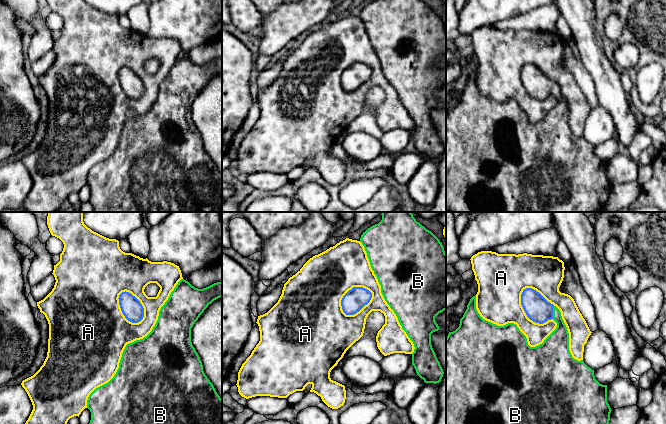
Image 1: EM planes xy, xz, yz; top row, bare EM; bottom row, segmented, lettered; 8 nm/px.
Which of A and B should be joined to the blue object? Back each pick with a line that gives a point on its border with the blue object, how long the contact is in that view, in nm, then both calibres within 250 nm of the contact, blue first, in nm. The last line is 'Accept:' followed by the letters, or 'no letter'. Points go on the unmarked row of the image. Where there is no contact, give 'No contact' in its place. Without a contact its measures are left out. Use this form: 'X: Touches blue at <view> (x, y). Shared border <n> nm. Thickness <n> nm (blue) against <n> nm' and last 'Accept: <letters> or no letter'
B: Touches blue at yz (552, 88). Shared border 110 nm. Thickness 200 nm (blue) against 180 nm
Accept: B

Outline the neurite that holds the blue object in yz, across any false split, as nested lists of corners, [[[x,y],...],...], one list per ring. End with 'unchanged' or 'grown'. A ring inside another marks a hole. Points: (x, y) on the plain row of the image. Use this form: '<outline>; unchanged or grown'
[[[526,64],[521,70],[521,81],[527,93],[535,99],[543,100],[553,95],[557,99],[556,105],[536,123],[530,123],[526,112],[516,100],[508,99],[498,102],[484,96],[476,85],[476,71],[473,72],[467,85],[460,95],[459,103],[449,108],[446,113],[446,210],[448,212],[594,212],[603,209],[610,196],[611,184],[607,178],[607,161],[600,160],[594,152],[594,146],[583,136],[574,135],[569,126],[569,109],[562,95],[560,86],[548,78],[539,68]]]; grown

